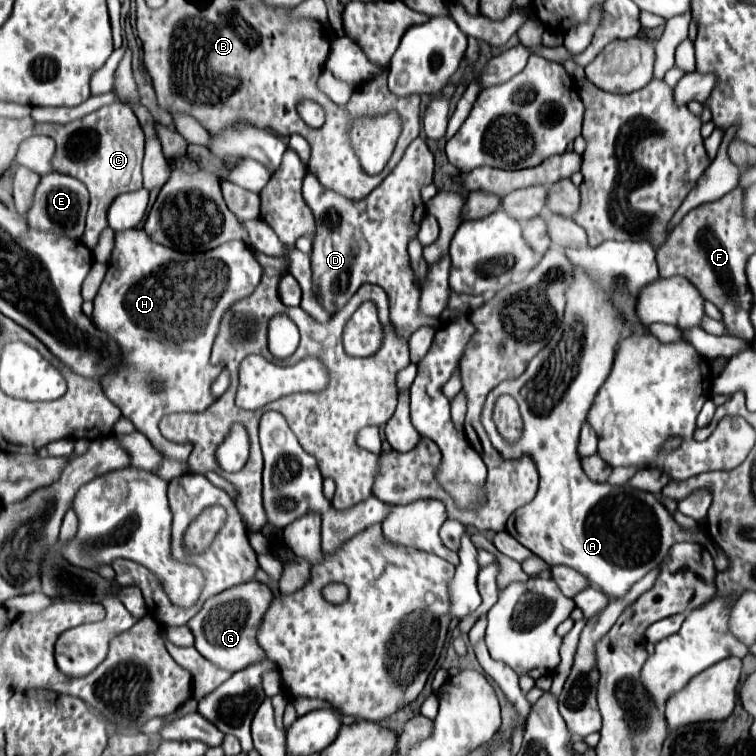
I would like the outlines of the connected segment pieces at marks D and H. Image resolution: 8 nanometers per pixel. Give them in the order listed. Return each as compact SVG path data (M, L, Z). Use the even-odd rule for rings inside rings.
M291 135L289 147L293 151L297 151L297 155L303 161L303 165L307 167L307 173L305 173L305 179L303 179L303 199L307 201L307 205L311 207L311 211L315 213L315 221L317 221L317 235L313 239L311 265L313 265L313 287L315 287L315 293L317 293L321 305L329 313L337 313L347 303L347 299L351 299L351 295L361 285L365 285L365 283L377 283L391 297L391 321L393 321L397 333L403 339L409 339L421 325L437 327L439 325L439 319L427 317L419 309L421 289L419 289L419 285L415 281L415 273L411 269L411 261L409 261L409 253L407 253L407 243L413 237L413 231L419 231L419 221L423 219L423 213L425 213L423 203L419 199L419 191L421 191L423 185L431 183L431 179L433 179L433 155L427 149L425 141L421 137L417 137L407 147L407 151L405 151L403 159L399 161L399 165L385 177L385 183L379 185L373 193L369 193L361 201L347 199L347 197L339 195L335 191L327 191L319 183L319 179L313 175L313 171L309 171L311 147L309 147L309 143L301 135Z
M143 229L115 233L115 249L109 259L109 269L97 297L93 299L93 323L97 329L105 331L111 339L119 343L123 365L115 375L105 375L101 379L101 385L105 395L121 409L123 417L127 417L143 435L147 435L147 439L151 439L151 443L159 447L163 455L185 461L193 451L191 443L167 441L159 433L159 421L169 413L201 413L215 401L211 393L211 383L221 373L223 365L209 365L209 355L219 331L219 323L225 311L229 311L239 299L245 299L255 291L261 275L261 265L243 241L229 241L207 253L187 255L155 243L149 235L145 235ZM153 381L163 381L163 391L153 393Z

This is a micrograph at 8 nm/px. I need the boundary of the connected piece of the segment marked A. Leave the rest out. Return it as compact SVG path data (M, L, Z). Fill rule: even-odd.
M577 269L575 279L567 291L567 309L565 309L565 319L559 325L557 333L553 335L551 343L543 347L527 365L525 373L519 379L503 381L497 385L485 401L483 407L483 427L495 443L495 449L501 455L531 455L537 463L539 471L539 491L533 501L527 505L519 507L511 515L511 525L509 533L527 549L531 549L535 555L539 555L543 561L549 565L567 565L579 571L589 583L597 589L601 589L605 595L613 599L623 599L631 587L643 579L653 567L659 567L673 543L677 541L697 541L705 543L705 531L699 527L695 533L693 531L681 531L679 525L673 521L669 511L659 503L655 495L649 495L649 509L647 509L647 491L633 489L629 485L613 487L609 483L595 483L591 481L583 469L581 469L581 459L577 453L579 447L579 431L581 425L587 419L587 413L591 409L591 403L601 387L601 383L607 379L613 367L613 357L615 357L615 343L619 341L619 335L623 331L623 323L615 319L615 307L603 297L603 291L595 289L595 285L589 281L589 277ZM499 395L511 395L521 411L523 417L523 433L515 443L505 441L495 423L493 423L493 409L495 401Z

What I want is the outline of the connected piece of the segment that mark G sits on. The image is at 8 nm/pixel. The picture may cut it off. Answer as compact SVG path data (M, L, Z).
M249 581L237 587L231 587L211 599L205 601L203 609L187 623L191 633L195 635L195 649L215 663L217 667L237 673L261 659L265 659L265 651L257 645L255 633L259 627L259 621L263 613L267 611L269 603L273 599L273 593L267 585Z

